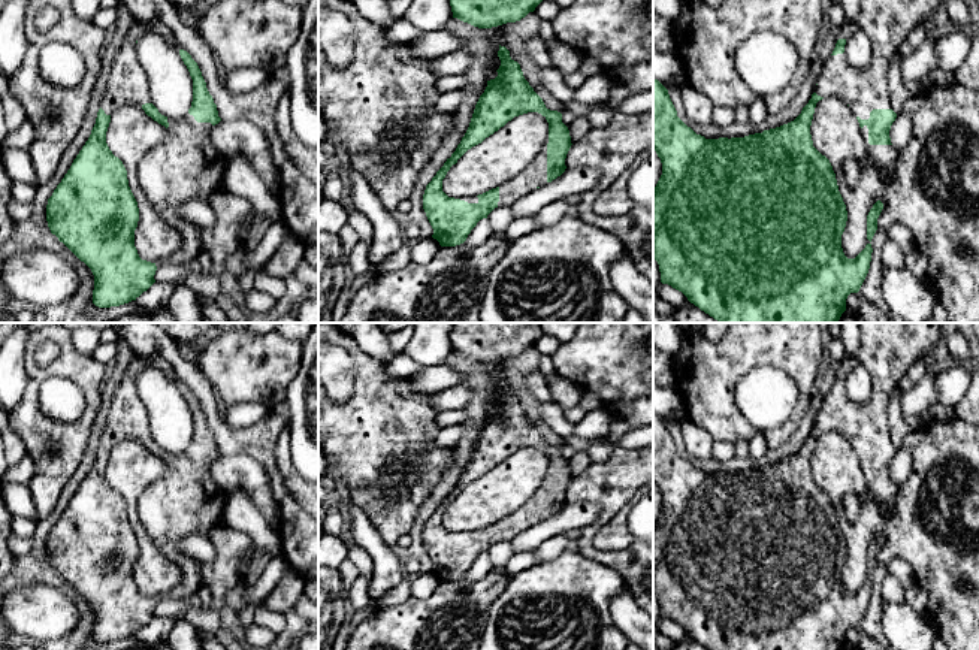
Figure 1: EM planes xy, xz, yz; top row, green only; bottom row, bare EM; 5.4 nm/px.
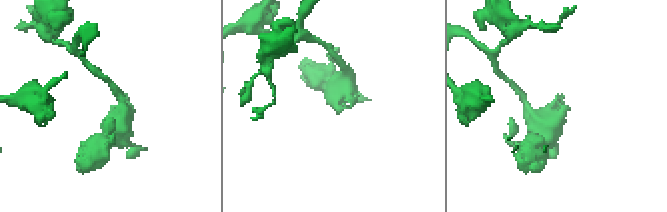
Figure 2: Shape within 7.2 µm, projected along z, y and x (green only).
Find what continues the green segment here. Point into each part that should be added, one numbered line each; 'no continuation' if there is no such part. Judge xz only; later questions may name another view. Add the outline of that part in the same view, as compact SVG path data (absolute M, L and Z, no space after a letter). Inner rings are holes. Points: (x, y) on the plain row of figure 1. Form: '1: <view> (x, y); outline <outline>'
1: xz (534, 510); outline M549 471L541 487L520 508L499 521L498 541L513 541L517 535L547 519L547 478Z

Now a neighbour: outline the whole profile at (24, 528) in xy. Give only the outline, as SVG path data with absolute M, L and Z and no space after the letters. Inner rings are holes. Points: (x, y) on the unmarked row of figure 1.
M13 517L12 533L21 538L33 538L36 532L36 521L24 517Z

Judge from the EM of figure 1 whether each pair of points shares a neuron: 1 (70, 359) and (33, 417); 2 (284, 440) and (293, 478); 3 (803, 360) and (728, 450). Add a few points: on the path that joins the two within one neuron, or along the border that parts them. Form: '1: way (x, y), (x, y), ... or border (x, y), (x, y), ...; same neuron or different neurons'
1: way (53, 369), (47, 371), (33, 384), (32, 399); same neuron
2: way (284, 449), (287, 469); same neuron
3: border (715, 441), (730, 441), (733, 444); different neurons

